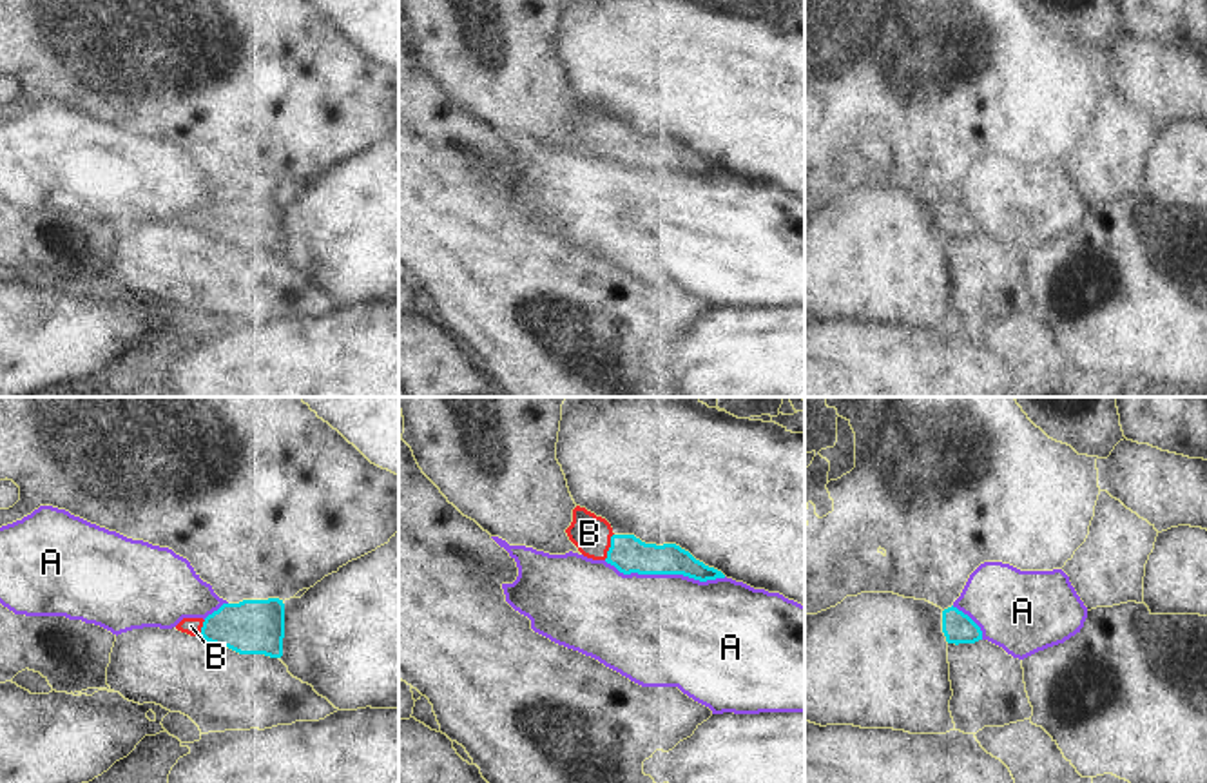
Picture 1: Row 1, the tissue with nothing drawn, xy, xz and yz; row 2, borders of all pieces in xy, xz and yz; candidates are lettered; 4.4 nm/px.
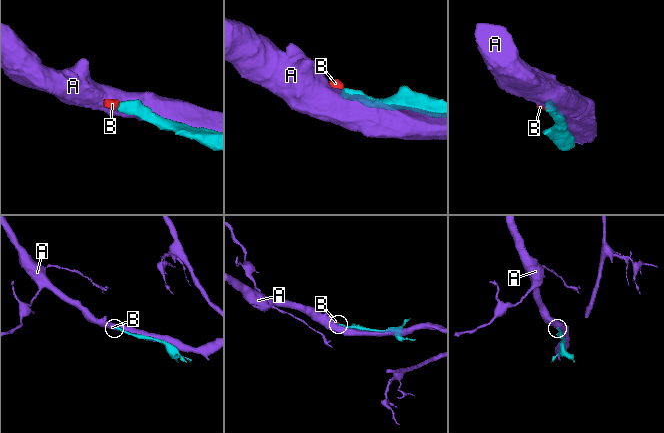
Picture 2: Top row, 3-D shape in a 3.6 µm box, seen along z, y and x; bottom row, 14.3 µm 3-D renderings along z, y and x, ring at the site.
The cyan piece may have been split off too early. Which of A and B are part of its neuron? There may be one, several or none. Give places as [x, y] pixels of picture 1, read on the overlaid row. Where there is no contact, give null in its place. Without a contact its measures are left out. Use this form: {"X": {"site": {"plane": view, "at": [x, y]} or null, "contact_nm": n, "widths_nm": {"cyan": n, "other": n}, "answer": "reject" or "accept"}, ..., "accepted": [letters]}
{"A": {"site": {"plane": "xz", "at": [666, 573]}, "contact_nm": 550, "widths_nm": {"cyan": 160, "other": 500}, "answer": "reject"}, "B": {"site": {"plane": "xz", "at": [611, 546]}, "contact_nm": 130, "widths_nm": {"cyan": 160, "other": 170}, "answer": "accept"}, "accepted": ["B"]}

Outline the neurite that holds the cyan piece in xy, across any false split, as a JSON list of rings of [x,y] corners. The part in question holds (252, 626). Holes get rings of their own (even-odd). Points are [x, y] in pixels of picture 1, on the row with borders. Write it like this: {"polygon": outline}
{"polygon": [[[279,598],[223,604],[203,618],[183,618],[178,631],[203,636],[239,654],[283,656],[285,604]]]}

